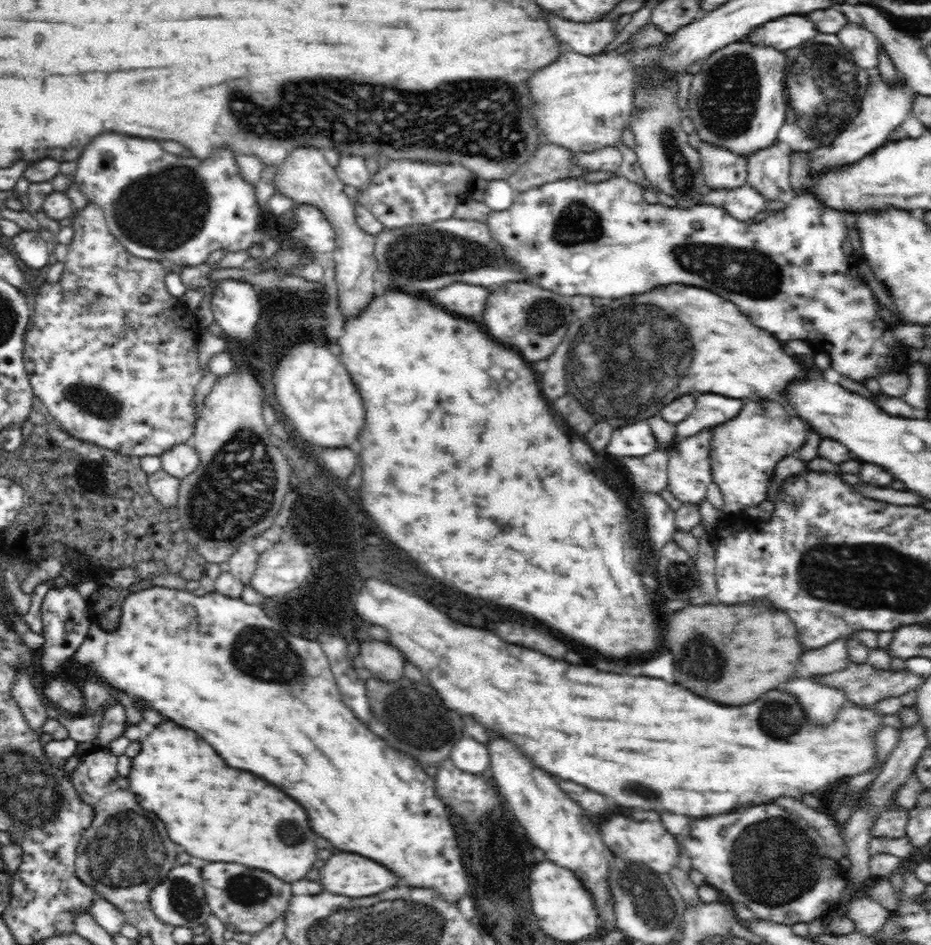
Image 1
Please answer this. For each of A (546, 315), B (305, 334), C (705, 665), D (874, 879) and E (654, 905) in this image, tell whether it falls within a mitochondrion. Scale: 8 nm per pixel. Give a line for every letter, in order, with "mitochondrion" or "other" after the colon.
A: mitochondrion
B: other
C: mitochondrion
D: other
E: mitochondrion

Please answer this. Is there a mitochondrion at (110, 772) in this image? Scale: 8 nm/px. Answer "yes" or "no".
no

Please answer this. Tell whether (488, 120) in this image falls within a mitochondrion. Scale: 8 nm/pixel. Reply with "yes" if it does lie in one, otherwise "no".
yes

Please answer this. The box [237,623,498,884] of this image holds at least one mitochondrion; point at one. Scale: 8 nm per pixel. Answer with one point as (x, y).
(397, 704)

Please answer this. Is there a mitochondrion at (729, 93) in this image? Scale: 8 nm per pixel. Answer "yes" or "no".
yes

